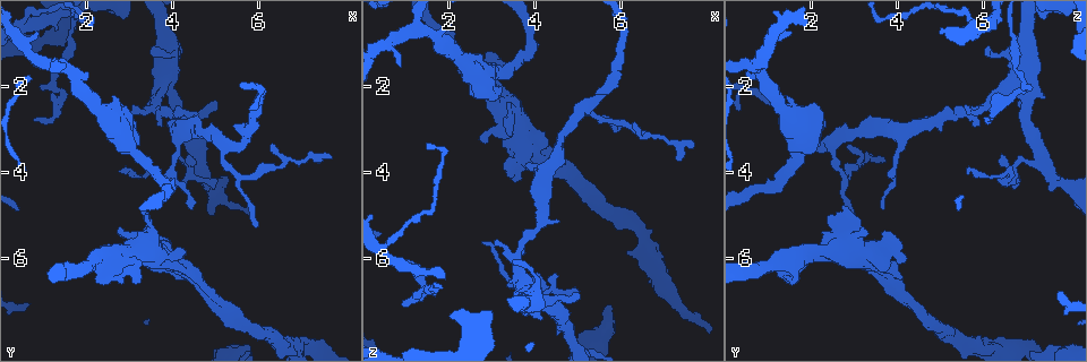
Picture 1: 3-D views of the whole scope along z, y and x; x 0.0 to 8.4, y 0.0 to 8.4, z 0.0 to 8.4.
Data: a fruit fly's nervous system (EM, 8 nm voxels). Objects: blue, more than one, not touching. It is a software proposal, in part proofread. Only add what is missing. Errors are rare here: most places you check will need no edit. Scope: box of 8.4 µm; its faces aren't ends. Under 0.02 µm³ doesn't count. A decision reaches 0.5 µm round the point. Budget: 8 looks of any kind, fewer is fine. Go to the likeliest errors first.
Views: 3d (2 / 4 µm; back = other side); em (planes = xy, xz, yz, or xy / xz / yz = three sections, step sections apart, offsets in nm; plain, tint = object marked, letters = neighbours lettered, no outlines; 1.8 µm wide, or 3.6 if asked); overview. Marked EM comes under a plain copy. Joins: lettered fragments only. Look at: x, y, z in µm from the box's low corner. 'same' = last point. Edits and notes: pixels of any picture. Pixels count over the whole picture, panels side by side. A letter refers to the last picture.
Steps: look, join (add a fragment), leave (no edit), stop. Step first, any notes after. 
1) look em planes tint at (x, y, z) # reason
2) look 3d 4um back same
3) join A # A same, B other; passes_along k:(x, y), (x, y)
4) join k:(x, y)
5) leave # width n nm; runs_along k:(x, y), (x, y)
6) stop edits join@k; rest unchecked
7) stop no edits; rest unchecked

look 3d 4um at (0.90, 0.80, 1.50)

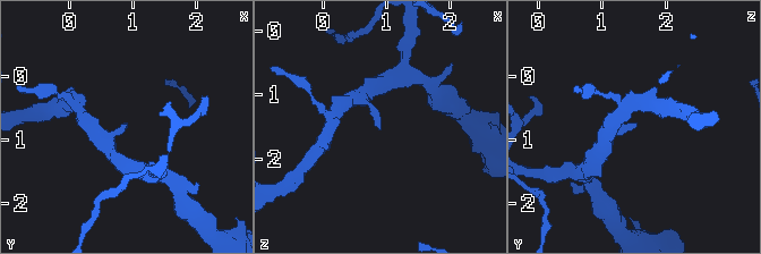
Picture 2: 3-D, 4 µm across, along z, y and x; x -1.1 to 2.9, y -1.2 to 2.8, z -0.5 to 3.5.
look em xy step 4 tint at (0.90, 0.75, 1.55)

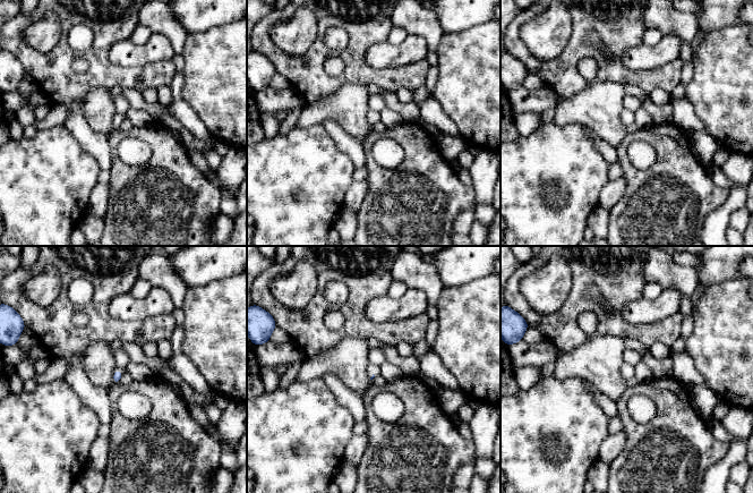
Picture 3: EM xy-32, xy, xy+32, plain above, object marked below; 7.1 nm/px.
look em planes letters same # cut it another way

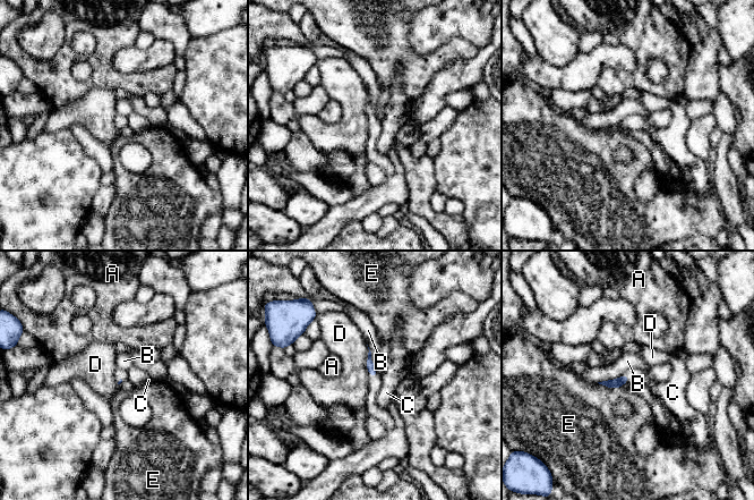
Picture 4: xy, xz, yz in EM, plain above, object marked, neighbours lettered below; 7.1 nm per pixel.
leave # longest_contact D 200 nm; A other, B other, C other, D other, E other; border 4:(366, 345), (368, 349), (368, 372); none of them fits

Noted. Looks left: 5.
look 3d 4um at (0.85, 2.80, 6.15) # tapers out

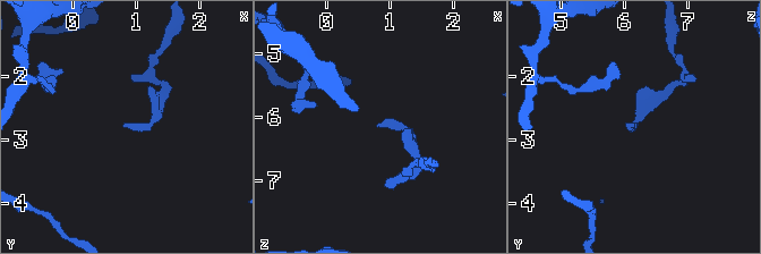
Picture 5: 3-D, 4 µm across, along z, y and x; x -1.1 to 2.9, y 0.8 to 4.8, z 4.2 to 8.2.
look em planes letters at (0.80, 2.75, 6.10)

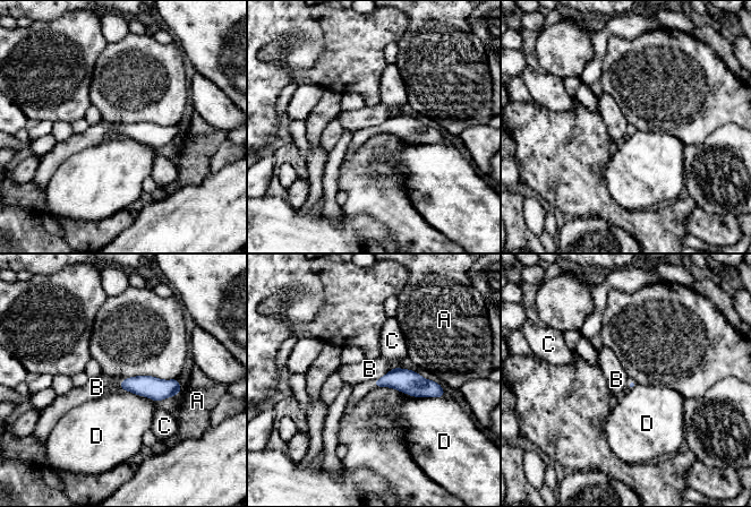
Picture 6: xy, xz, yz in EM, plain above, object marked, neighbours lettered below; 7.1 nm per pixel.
leave # longest_contact D 220 nm; A other, B other, C other, D other; border 6:(394, 367), (376, 380); no lettered fragment goes on from it

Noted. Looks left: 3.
look 3d 2um at (2.75, 5.30, 3.25) # free end

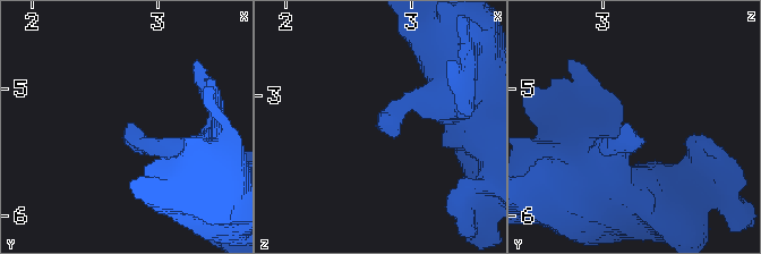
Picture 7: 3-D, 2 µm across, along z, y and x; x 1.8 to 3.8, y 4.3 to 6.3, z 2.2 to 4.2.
look em xz step 8 letters at (2.76, 5.30, 3.22)

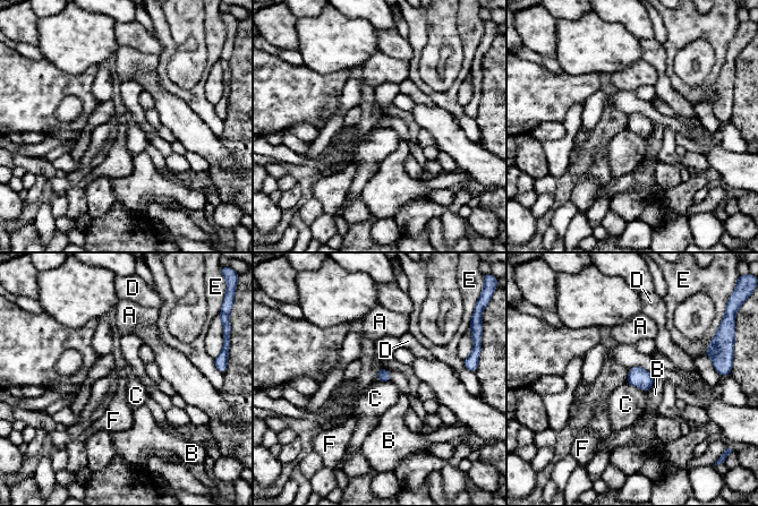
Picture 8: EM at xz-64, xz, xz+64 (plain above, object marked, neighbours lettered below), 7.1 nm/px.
look em planes letters same

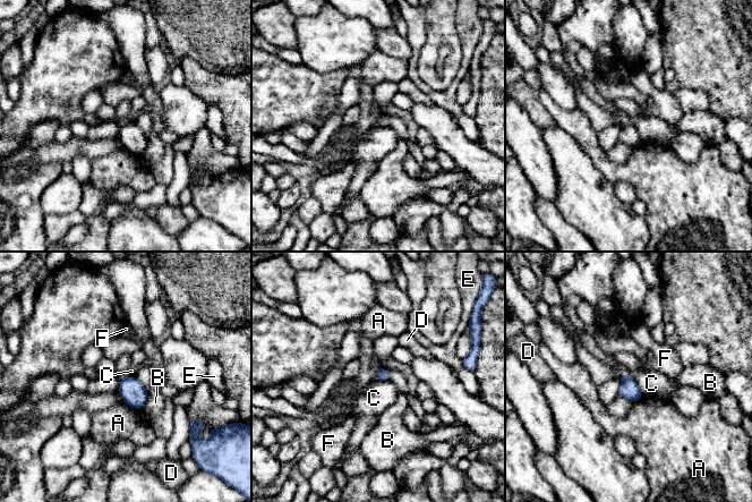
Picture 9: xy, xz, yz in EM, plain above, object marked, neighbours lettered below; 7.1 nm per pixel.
leave # A other, B other, C other, D other, E other, F other; border 9:(627, 374), (643, 394); no lettered fragment goes on from it

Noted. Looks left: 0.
stop no edits; rest unchecked

